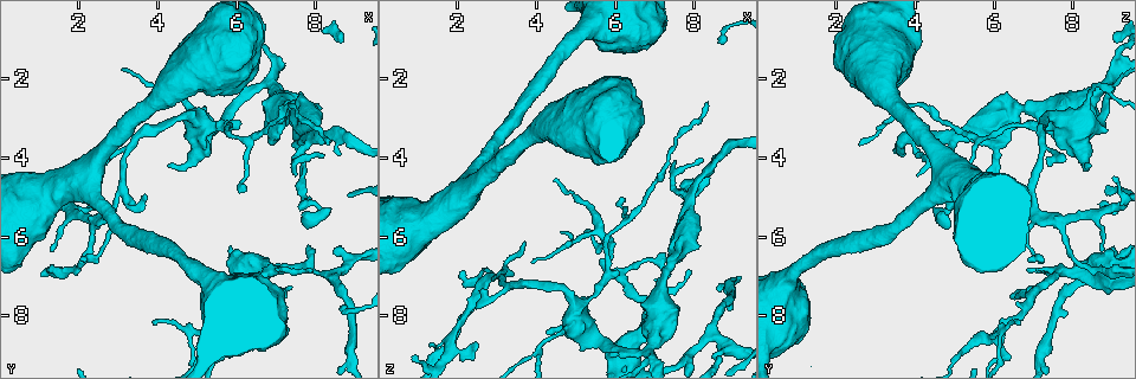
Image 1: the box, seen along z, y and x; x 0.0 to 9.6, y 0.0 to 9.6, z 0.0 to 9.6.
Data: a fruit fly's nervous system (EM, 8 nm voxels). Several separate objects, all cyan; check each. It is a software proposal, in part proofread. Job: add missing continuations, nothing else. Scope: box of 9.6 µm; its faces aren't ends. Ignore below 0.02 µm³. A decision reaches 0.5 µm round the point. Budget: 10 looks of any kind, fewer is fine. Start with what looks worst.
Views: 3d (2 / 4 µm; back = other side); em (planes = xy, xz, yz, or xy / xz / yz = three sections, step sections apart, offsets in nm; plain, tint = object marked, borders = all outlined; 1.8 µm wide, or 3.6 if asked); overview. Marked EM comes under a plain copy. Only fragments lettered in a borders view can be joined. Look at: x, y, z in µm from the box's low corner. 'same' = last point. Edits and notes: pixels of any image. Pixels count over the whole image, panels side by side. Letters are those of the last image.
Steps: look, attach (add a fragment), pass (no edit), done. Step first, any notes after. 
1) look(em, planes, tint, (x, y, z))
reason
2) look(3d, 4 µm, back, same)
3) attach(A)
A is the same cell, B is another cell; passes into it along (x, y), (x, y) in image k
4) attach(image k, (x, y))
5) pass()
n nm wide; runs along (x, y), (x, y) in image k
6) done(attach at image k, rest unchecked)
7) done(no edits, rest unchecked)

look(3d, 4 µm, (5.55, 8.55, 5.80))
narrows sharply

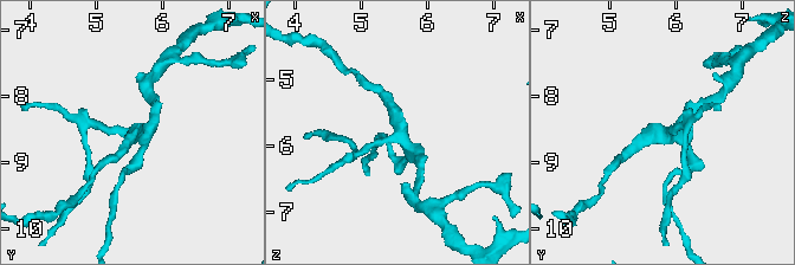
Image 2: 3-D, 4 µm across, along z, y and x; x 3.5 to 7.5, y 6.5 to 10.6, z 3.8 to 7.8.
look(em, xy, step 4, tint, (5.60, 8.55, 5.90))
4 arms; need the tissue

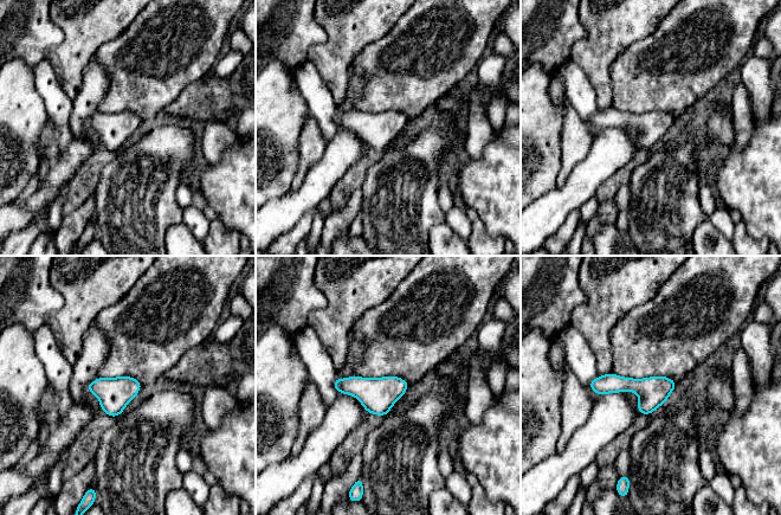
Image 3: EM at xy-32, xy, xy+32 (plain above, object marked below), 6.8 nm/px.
look(em, planes, borders, same)
another direction

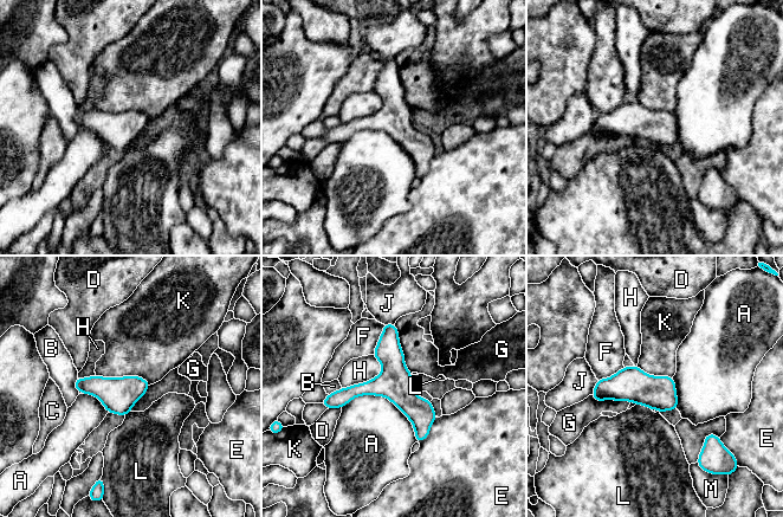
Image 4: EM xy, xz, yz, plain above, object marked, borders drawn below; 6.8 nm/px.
pass()
A touches over 550 nm; A, B, C, D, E, F, G, H, J, K, L and M are other cells; runs along (327, 402), (394, 388), (433, 417) in image 4; none of them fits

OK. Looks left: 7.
look(3d, 2 µm, (7.90, 6.90, 6.90))
tapers out

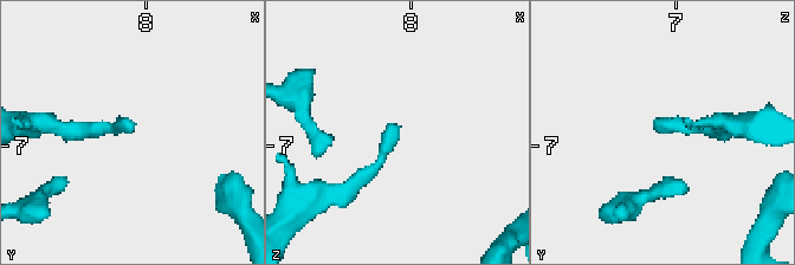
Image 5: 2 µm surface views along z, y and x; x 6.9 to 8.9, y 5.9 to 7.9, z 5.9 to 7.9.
look(em, xz, step 4, borders, (7.90, 6.88, 6.82))
need the tissue

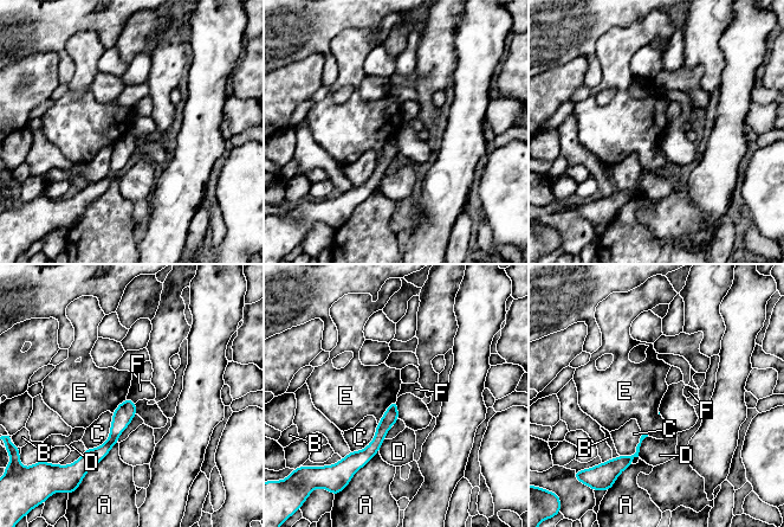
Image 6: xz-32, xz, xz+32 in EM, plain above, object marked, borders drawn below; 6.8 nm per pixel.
look(em, yz, step 8, borders, same)
another direction

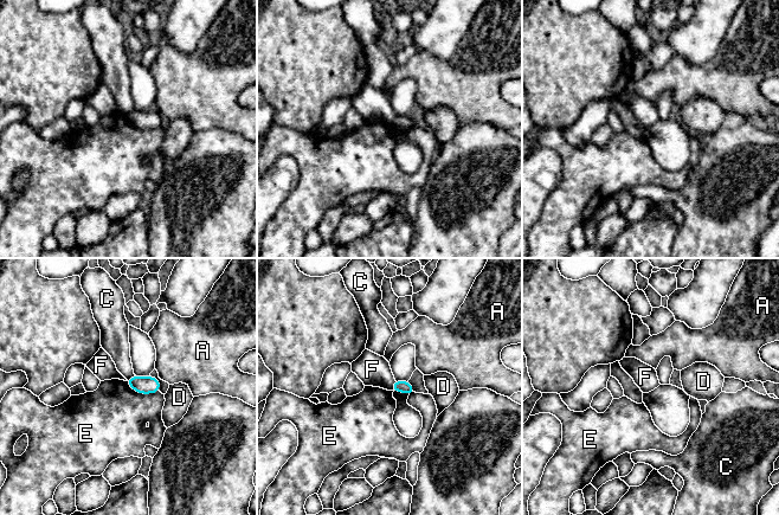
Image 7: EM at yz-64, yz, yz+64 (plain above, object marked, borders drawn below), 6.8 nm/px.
pass()
A, C, D, E and F are other cells; border along (394, 379), (391, 390) in image 7; none of them fits

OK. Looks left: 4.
look(em, planes, borders, (7.60, 4.15, 6.05))
a narrow waist

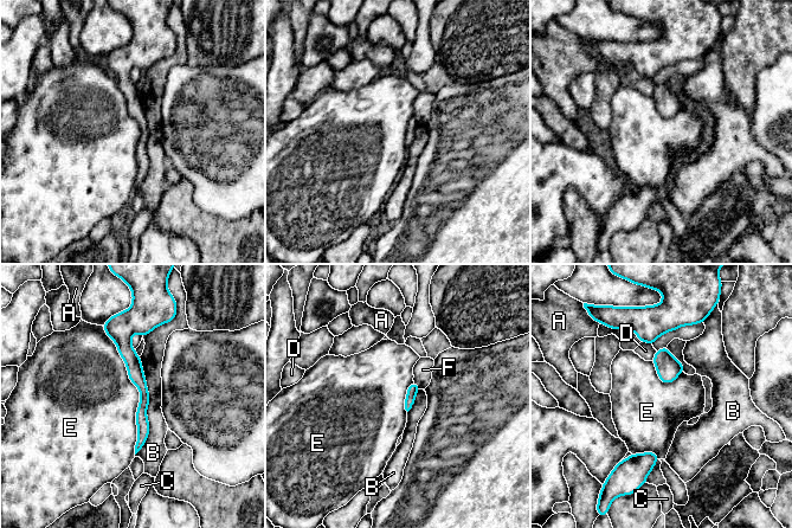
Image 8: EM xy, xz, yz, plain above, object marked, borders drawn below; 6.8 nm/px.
pass()
80 nm wide; A, B, C, D, E and F are other cells; border along (101, 326), (140, 394), (135, 454) in image 8; no lettered fragment goes on from it

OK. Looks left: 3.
look(3d, 4 µm, (5.80, 3.25, 6.45))

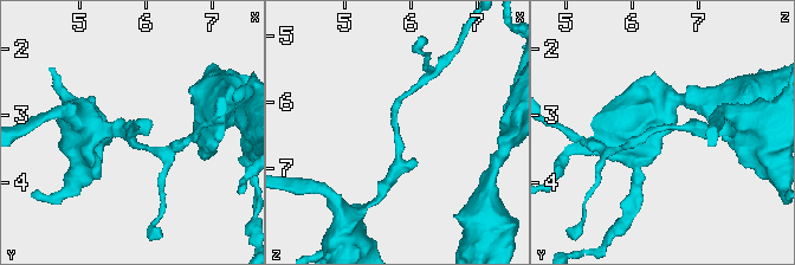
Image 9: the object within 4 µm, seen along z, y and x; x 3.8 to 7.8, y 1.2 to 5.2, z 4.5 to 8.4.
look(em, planes, tint, (5.80, 3.15, 6.50))

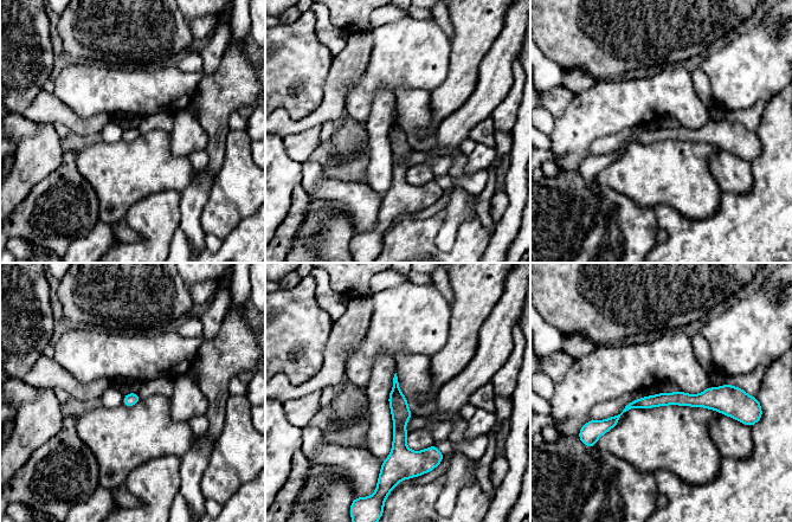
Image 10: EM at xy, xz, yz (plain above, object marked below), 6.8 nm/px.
look(em, planes, borders, same)
see the neighbours

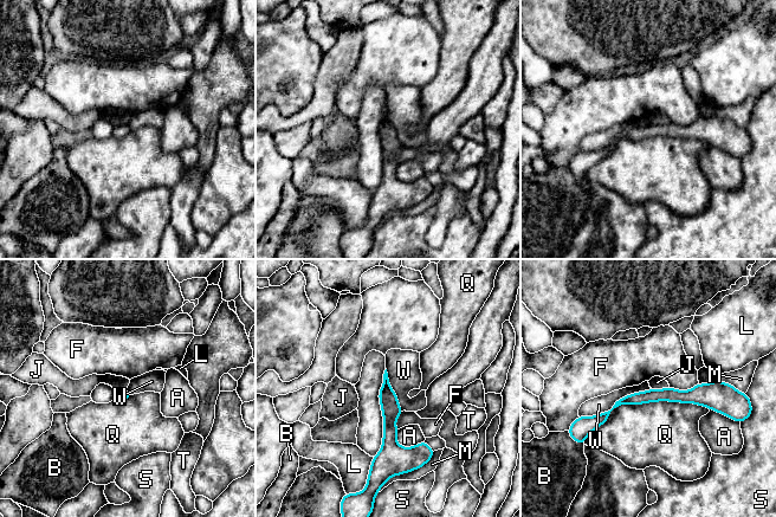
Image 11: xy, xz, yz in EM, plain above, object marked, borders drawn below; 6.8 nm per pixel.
pass()
A, B, F, J, L, M, Q, S, T and W are other cells; runs along (724, 386), (622, 400), (588, 419) in image 11; none of them fits

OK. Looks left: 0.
done(no edits, rest unchecked)

